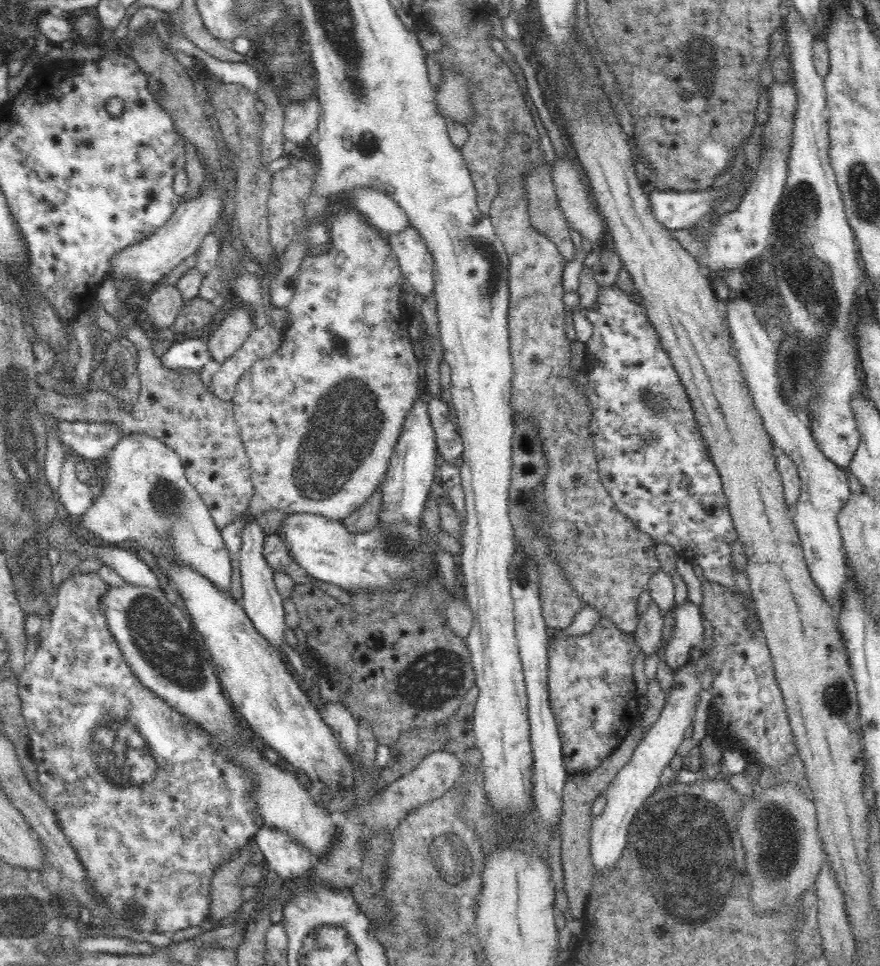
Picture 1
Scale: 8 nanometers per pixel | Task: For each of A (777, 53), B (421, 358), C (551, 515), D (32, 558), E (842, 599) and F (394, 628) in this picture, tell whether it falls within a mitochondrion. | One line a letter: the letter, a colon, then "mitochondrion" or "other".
A: other
B: other
C: mitochondrion
D: mitochondrion
E: other
F: other

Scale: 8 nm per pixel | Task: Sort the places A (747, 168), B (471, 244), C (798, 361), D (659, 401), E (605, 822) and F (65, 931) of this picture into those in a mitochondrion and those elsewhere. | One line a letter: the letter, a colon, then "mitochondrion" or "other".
A: other
B: mitochondrion
C: mitochondrion
D: mitochondrion
E: other
F: mitochondrion

